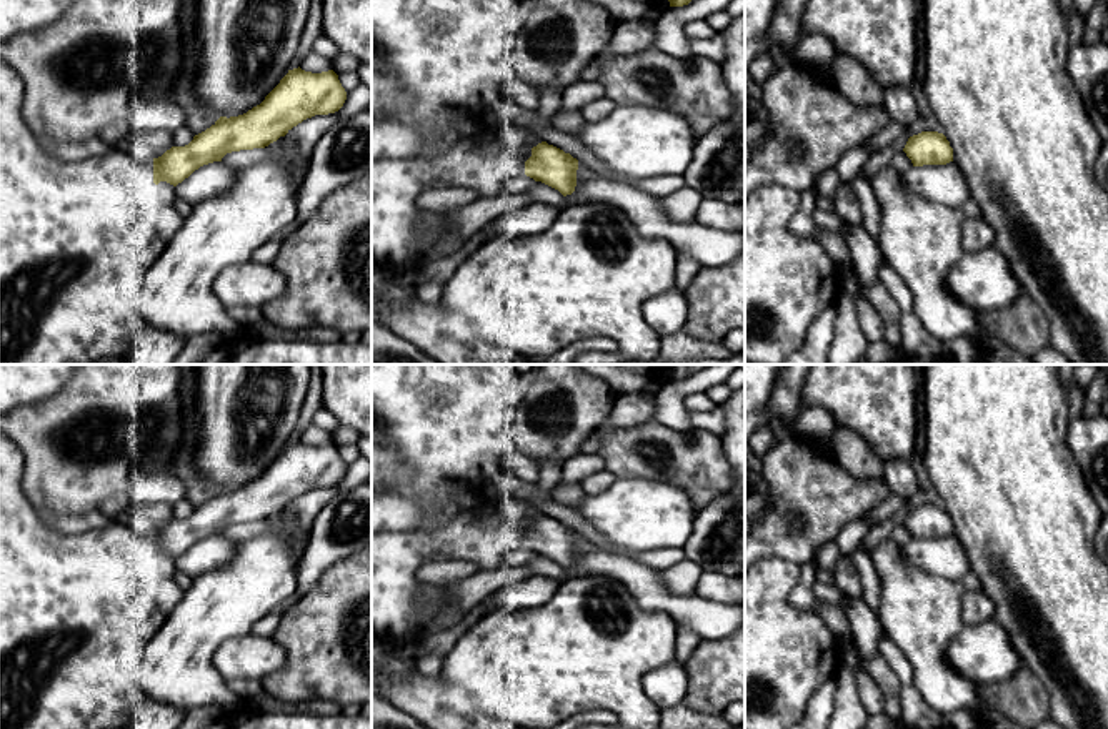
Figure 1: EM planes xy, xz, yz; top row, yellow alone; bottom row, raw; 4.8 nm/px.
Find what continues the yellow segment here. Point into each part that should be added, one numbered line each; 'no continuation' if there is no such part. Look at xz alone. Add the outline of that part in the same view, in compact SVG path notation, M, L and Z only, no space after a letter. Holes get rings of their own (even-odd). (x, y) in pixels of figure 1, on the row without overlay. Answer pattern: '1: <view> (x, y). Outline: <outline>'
1: xz (492, 535). Outline: M502 496L463 509L437 531L372 533L372 636L380 641L413 641L412 627L418 617L415 599L422 586L417 573L430 561L470 561L478 571L525 566L535 558L525 548L525 534L533 519L523 501Z

